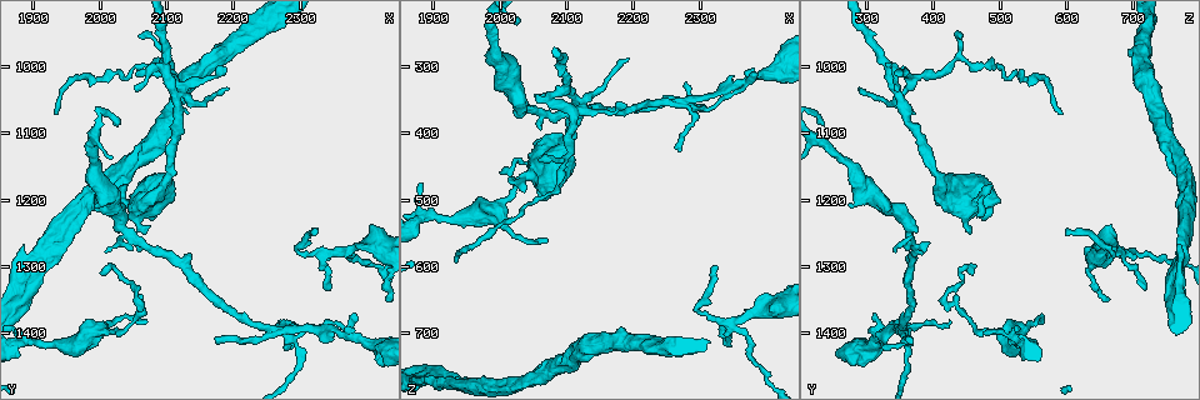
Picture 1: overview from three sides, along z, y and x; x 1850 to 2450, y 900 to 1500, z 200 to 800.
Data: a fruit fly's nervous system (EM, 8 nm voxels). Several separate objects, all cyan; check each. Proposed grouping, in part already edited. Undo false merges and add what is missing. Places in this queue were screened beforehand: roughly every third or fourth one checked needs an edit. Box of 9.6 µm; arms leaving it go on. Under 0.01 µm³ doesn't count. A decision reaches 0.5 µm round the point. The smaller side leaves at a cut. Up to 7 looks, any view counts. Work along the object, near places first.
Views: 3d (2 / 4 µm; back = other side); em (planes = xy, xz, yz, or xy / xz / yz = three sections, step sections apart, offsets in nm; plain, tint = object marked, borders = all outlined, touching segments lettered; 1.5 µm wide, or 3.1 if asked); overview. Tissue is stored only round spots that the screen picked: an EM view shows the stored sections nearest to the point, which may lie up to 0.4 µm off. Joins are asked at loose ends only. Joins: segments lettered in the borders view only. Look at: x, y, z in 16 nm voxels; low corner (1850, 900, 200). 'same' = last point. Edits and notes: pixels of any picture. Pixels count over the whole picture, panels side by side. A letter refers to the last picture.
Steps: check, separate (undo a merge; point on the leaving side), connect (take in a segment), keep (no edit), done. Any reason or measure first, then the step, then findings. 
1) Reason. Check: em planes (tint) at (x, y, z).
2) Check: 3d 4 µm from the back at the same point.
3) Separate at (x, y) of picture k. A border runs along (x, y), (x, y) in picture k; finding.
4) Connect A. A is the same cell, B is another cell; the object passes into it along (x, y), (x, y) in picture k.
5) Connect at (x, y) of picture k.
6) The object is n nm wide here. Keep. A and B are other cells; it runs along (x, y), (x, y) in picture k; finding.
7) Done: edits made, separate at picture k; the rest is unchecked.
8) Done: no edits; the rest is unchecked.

Sharp bend. Check: 3d 2 µm from the back at (1890, 1410, 525).

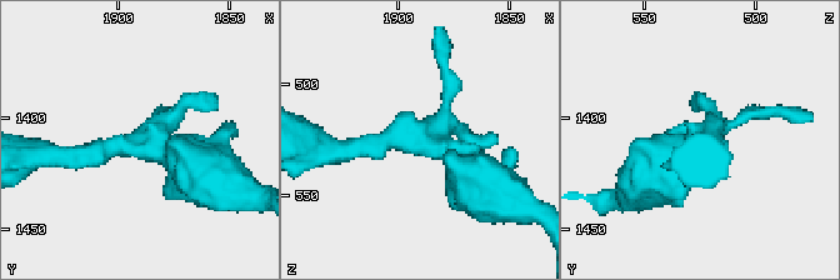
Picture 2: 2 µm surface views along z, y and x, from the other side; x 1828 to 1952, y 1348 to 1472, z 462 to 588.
Check: em planes (plain) at (1887, 1411, 526).

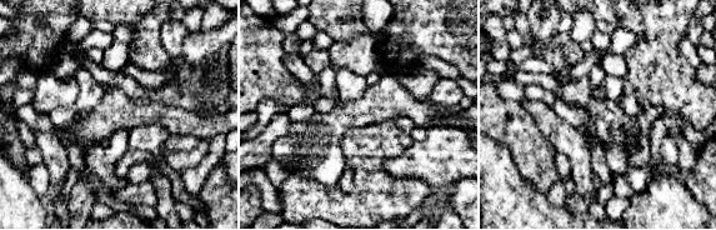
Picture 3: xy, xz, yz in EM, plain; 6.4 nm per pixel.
Check: em planes (borders) at the same point.

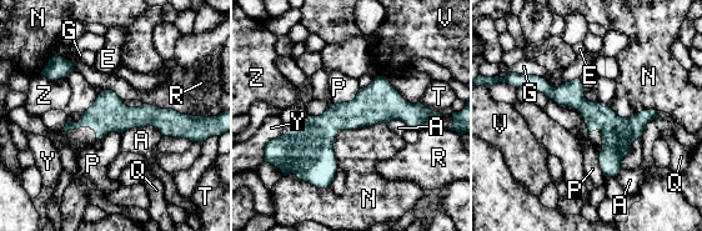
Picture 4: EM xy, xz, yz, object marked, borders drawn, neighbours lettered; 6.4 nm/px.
Keep. A, E, G, N, P, Q, R, T, V, Y and Z are other cells; a border runs along (360, 89), (351, 100), (331, 104) in picture 4; one cell here.

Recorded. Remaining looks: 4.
Tapers out. Check: em xy step 4 (borders) at (2050, 1340, 415).

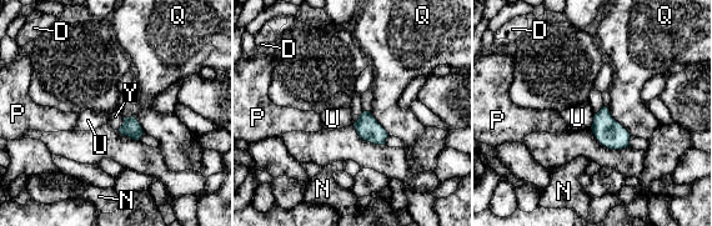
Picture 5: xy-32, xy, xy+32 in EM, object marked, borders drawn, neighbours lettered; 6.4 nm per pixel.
Check: em planes (borders) at the same point.

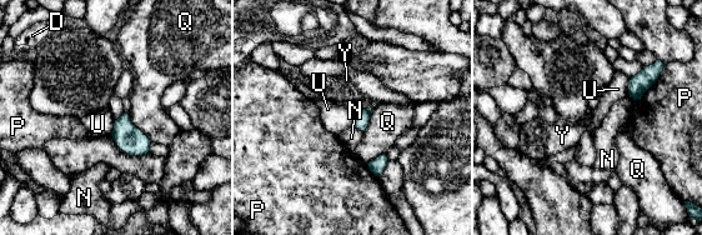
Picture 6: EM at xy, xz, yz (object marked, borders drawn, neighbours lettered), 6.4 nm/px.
Keep. D, N, P, Q, U and Y are other cells; a border runs along (631, 79), (628, 95) in picture 6; no lettered segment goes on from it.

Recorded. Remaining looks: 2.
Check: em planes (borders) at (2175, 1410, 365).

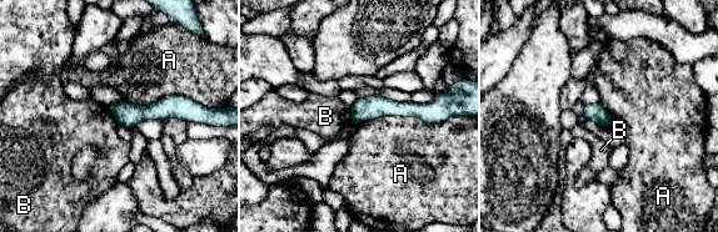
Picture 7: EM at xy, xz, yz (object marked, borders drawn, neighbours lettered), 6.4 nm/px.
The object is 120 nm wide here. Keep. A and B are other cells; a border runs along (109, 107), (118, 124) in picture 7; no lettered segment goes on from it.

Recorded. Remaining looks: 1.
Done: no edits; the rest is unchecked.

